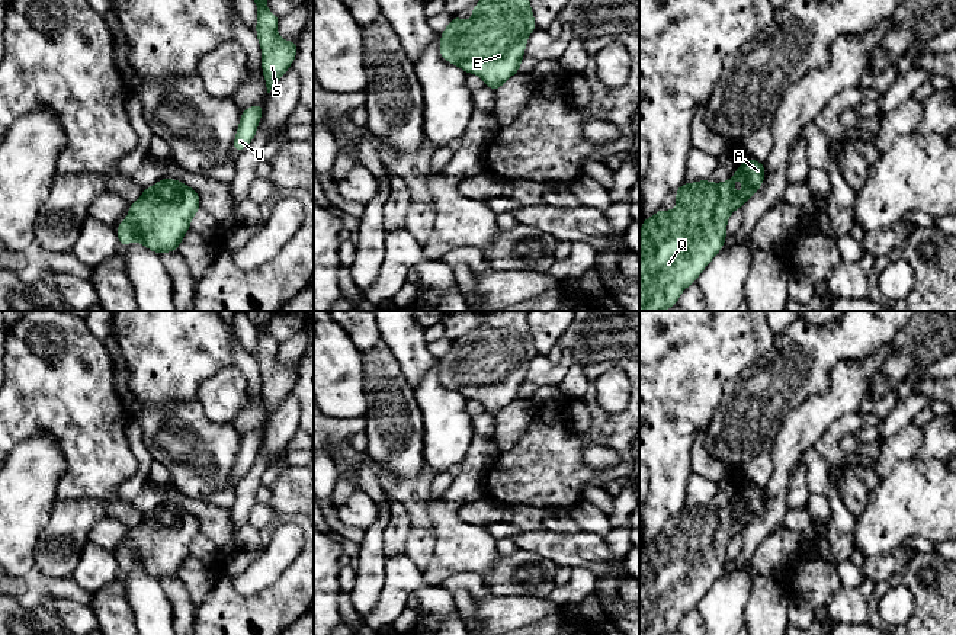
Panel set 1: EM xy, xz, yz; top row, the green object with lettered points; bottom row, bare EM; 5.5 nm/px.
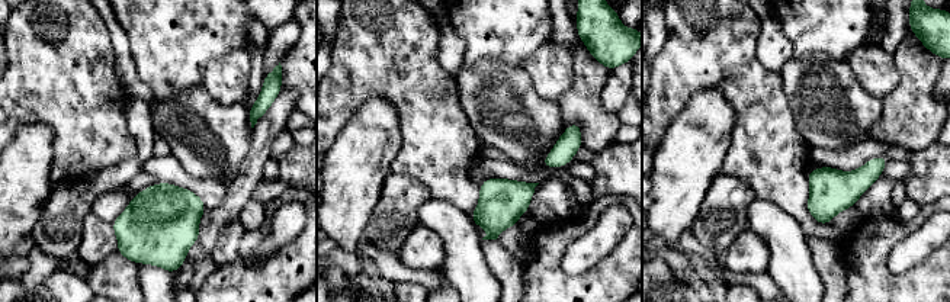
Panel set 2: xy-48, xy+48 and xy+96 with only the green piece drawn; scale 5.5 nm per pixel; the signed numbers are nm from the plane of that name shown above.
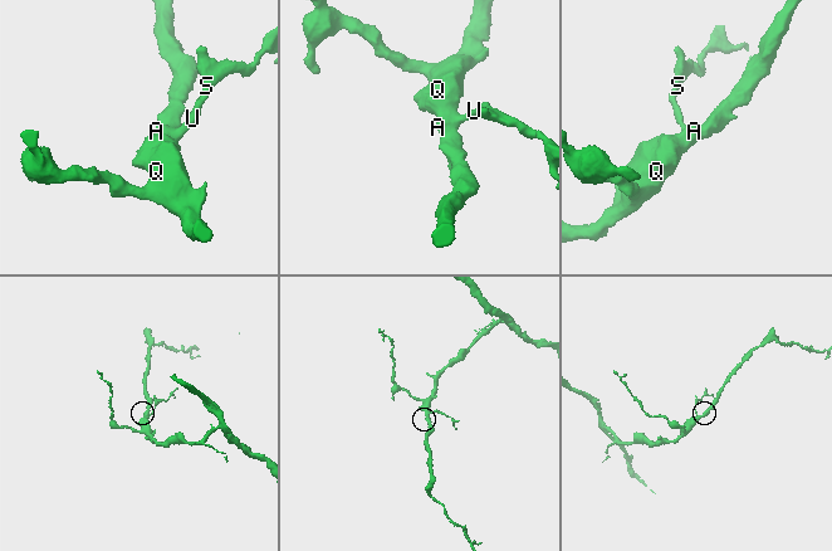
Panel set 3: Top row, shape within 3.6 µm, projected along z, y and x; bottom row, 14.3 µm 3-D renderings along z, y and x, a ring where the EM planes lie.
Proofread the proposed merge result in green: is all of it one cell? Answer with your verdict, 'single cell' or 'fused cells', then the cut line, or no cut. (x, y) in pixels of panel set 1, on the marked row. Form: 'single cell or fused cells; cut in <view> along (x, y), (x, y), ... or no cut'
single cell; no cut

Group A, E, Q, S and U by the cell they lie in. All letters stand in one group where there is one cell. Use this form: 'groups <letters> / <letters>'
groups A E Q S U

